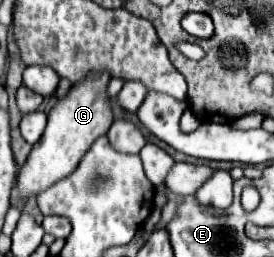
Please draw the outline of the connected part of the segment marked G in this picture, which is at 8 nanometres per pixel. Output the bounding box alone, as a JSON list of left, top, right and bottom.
[17,76,113,204]

